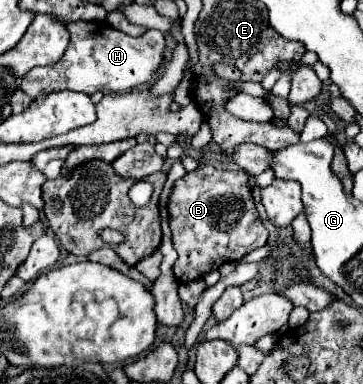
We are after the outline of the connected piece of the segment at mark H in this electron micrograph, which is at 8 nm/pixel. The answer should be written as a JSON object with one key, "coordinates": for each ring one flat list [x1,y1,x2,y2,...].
{"coordinates":[[69,21,67,31,69,47,65,49,63,59,55,65,35,67,23,75,21,89,29,97,37,99,63,89,87,95,93,95,95,91,125,93,155,81,165,53,165,37,161,31,147,31,141,37,129,37,99,21]]}

